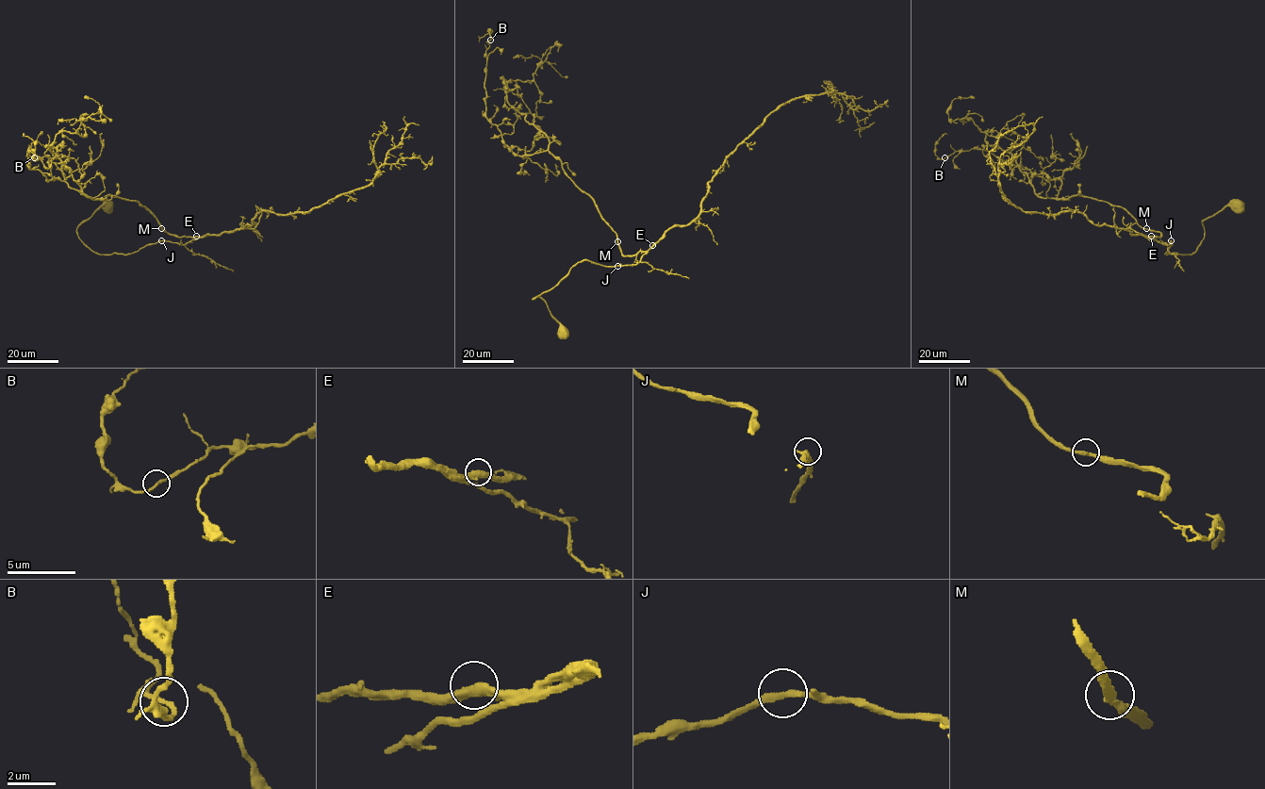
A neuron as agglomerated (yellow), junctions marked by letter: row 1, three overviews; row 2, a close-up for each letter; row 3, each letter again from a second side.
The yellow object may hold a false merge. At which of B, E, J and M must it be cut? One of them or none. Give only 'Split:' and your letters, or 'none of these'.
Split: none of these

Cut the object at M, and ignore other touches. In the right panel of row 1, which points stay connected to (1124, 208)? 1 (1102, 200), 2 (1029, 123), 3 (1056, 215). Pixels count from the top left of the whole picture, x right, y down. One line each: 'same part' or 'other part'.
1: same part
2: other part
3: other part

